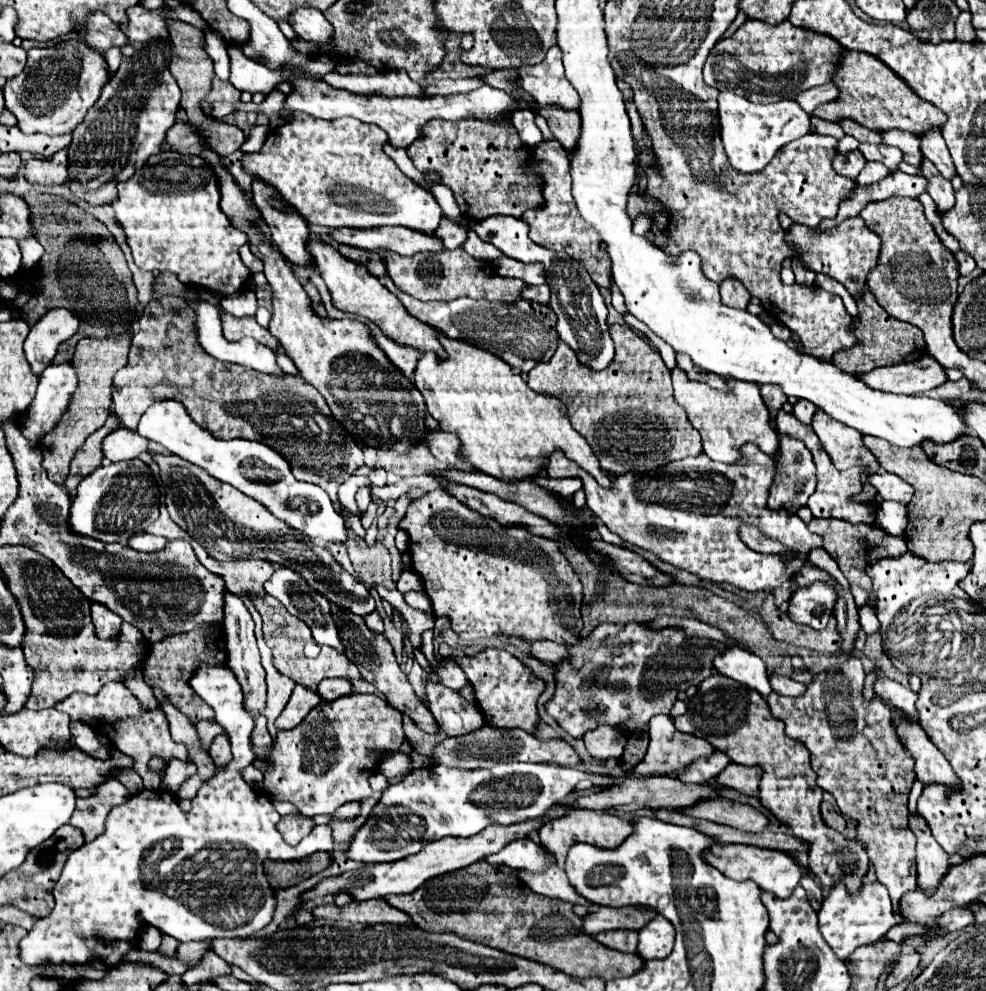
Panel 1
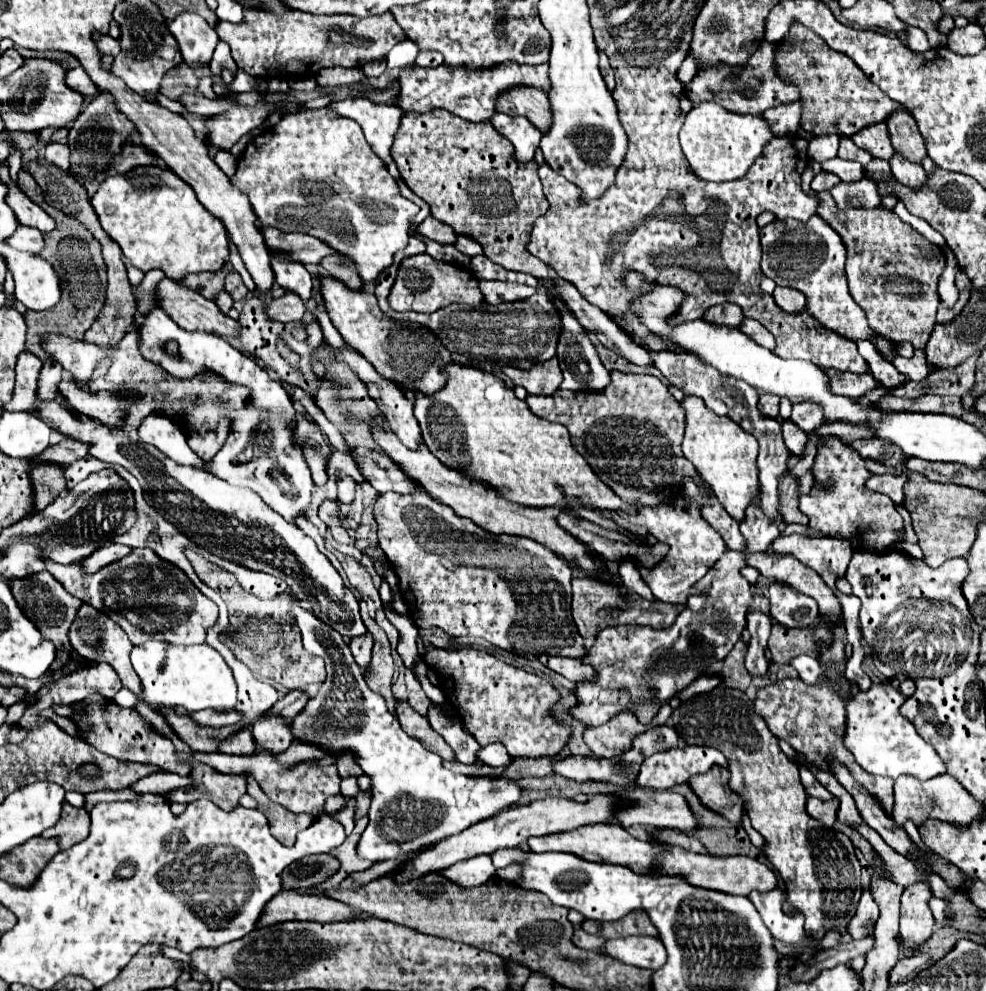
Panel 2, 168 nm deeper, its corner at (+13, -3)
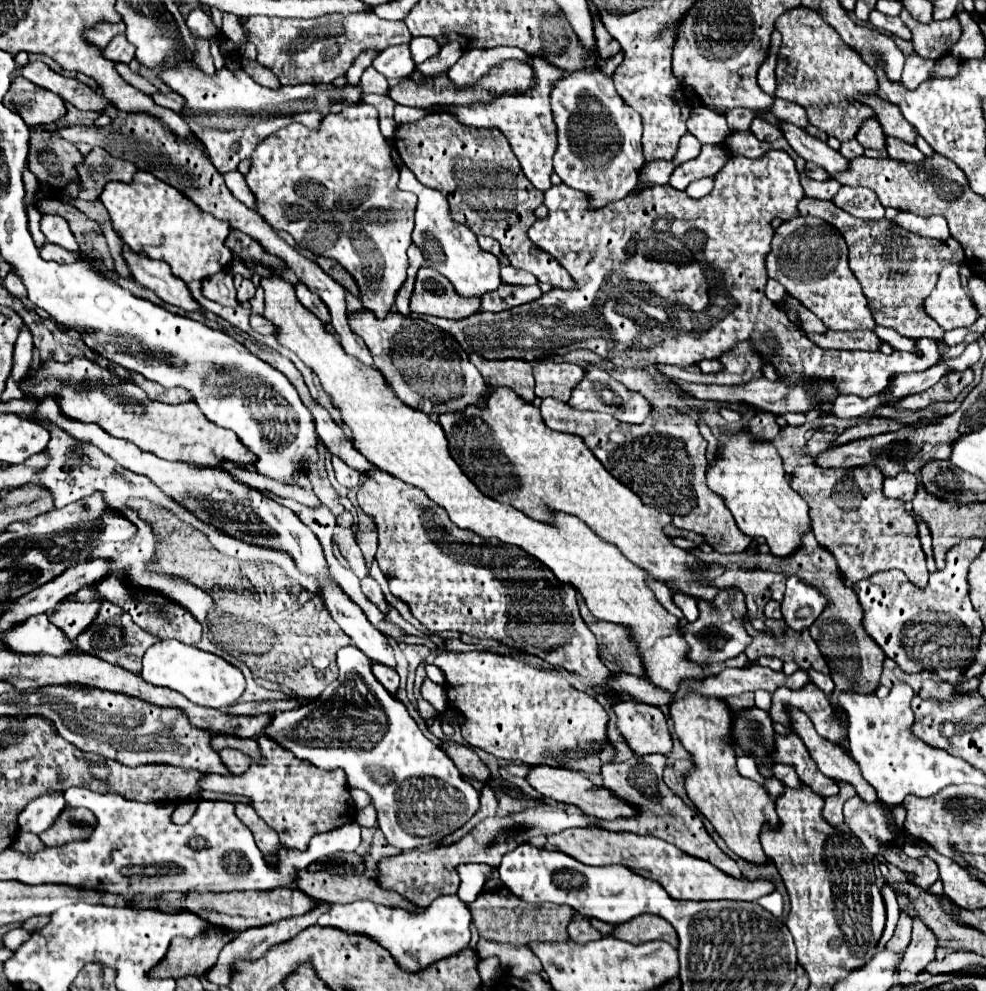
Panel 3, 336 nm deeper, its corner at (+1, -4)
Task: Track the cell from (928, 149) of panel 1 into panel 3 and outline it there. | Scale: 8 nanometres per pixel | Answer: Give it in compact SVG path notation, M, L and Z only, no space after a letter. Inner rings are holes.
M855 95L855 99L873 109L875 119L887 135L897 135L907 143L915 143L915 127L907 123L905 117L901 117L901 111L897 111L897 107L885 103L883 99L877 99L877 95Z

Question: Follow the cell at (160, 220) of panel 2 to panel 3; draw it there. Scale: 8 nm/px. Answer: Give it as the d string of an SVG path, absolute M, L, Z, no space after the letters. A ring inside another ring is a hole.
M137 171L131 183L109 181L99 199L109 211L113 229L125 245L139 255L145 253L149 259L165 261L171 267L171 273L185 283L203 281L205 277L227 269L233 261L233 253L225 247L229 223L201 211L177 189L145 171Z

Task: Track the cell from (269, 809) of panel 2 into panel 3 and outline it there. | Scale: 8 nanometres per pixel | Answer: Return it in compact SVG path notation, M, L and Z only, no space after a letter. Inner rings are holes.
M263 735L257 737L257 743L263 761L251 761L249 769L239 777L209 773L201 779L201 787L205 791L245 797L255 809L255 813L273 831L277 831L281 843L289 849L305 851L313 835L327 833L355 821L357 809L345 783L343 771L319 771L317 767L299 761L293 753L285 751L283 747L277 747Z

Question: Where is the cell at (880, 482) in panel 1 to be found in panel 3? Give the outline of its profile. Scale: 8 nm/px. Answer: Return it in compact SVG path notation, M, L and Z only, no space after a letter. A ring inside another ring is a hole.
M897 473L895 477L885 479L883 483L883 491L887 497L891 499L901 499L905 503L909 503L919 487L919 475L913 473Z

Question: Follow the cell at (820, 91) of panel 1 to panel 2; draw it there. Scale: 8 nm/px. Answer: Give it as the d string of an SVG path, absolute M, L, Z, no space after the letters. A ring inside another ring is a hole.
M801 100L795 102L787 102L787 104L779 104L775 108L765 110L765 118L769 118L769 124L773 126L773 130L777 130L777 136L781 134L795 134L799 130L799 122L801 122Z

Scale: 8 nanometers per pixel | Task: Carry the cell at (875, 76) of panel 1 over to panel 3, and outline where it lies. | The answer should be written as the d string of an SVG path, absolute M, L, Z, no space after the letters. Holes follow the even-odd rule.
M795 7L785 11L781 19L777 19L775 29L783 35L783 41L777 53L777 89L773 97L799 103L807 111L809 123L823 129L827 135L839 141L853 139L861 121L873 117L873 111L857 103L853 95L877 93L875 71L865 65L861 57L839 39L839 33L813 9Z

